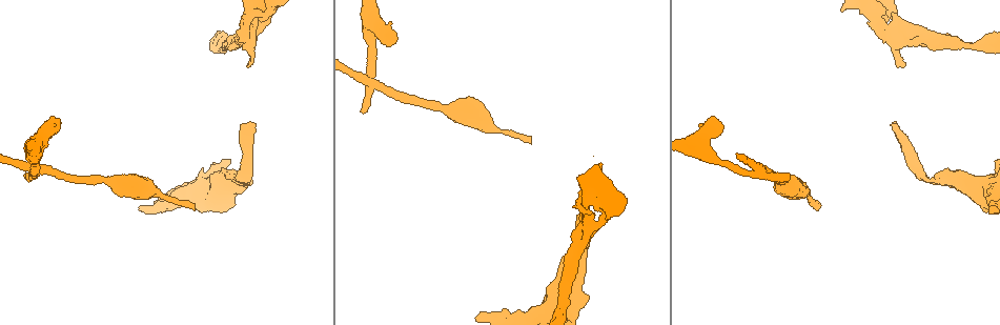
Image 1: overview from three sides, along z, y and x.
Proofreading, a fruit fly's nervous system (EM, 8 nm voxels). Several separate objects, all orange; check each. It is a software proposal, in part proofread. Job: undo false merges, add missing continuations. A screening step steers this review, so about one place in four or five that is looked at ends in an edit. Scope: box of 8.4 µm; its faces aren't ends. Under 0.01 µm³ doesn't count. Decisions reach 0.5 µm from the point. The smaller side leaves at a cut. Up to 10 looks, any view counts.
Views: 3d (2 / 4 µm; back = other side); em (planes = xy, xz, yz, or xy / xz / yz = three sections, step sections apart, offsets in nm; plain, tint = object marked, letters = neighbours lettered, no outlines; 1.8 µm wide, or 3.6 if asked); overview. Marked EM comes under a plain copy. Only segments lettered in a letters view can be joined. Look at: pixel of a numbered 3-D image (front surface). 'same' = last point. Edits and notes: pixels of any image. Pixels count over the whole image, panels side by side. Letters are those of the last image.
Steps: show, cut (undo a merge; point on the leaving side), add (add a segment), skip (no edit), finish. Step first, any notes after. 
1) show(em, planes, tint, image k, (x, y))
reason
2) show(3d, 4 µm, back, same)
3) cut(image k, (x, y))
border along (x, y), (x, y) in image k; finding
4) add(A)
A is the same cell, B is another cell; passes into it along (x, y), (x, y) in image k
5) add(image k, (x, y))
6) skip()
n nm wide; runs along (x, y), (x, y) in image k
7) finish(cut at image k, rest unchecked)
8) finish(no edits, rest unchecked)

show(3d, 4 µm, image 1, (816, 207))
branch stops here

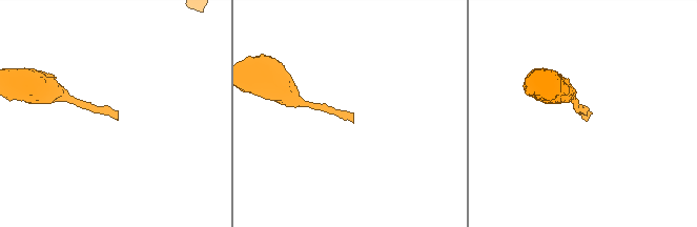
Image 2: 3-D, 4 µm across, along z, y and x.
show(em, planes, letters, image 2, (584, 118))
need the tissue

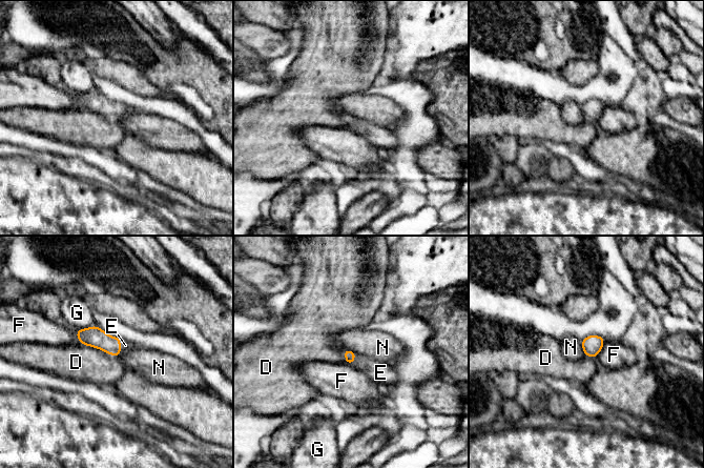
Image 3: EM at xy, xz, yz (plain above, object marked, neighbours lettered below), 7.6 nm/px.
add(E)
E is the same cell, D, F, G and N are other cells; passes into it along (94, 337), (120, 346), (125, 345) in image 3; it goes on there

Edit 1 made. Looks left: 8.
show(3d, 2 µm, image 1, (252, 124))
branch stops here

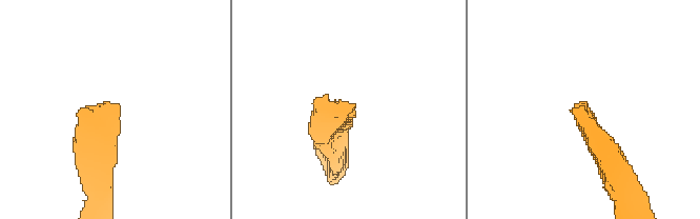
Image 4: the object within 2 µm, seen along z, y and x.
show(em, planes, letters, image 4, (578, 107))
need the tissue

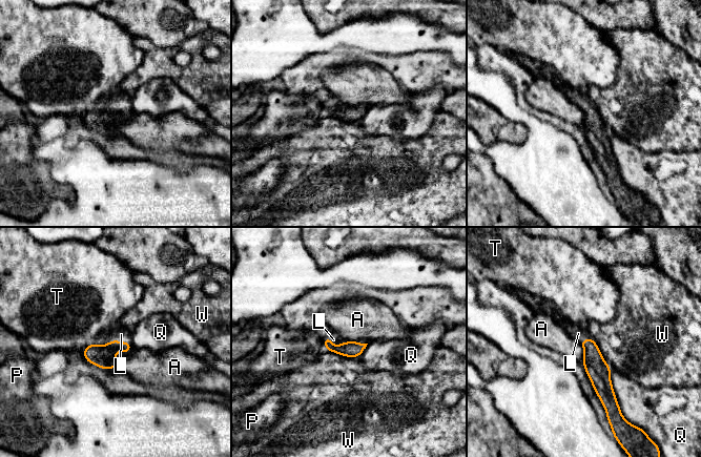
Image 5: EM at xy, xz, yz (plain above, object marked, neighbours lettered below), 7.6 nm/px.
add(L)
Q touches over 340 nm; L is the same cell, A, P, Q, T and W are other cells; the cell continues

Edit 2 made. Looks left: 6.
show(3d, 4 µm, image 1, (883, 29))
sharp bend

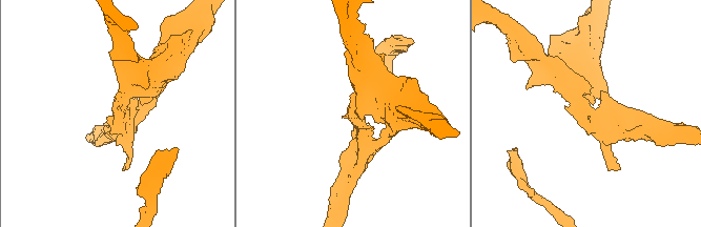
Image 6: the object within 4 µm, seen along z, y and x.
show(em, planes, letters, image 6, (120, 114))
3 arms; arms of 190, 300, 320 nm; now the EM

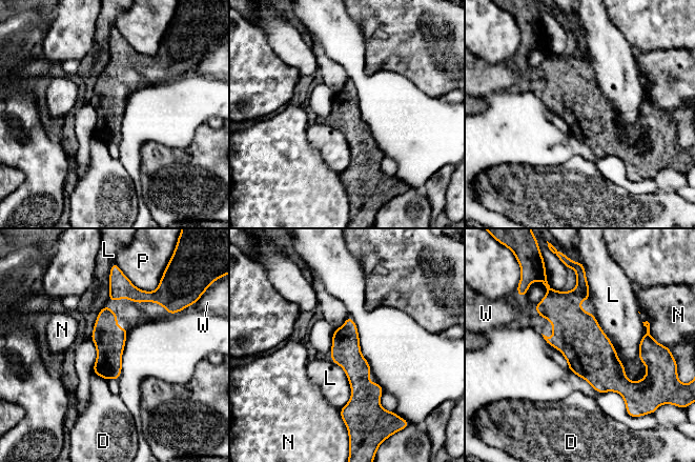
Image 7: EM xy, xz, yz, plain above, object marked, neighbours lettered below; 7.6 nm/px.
skip()
D, L, N, P and W are other cells; runs along (348, 320), (352, 409) in image 7; continuous, no second cell

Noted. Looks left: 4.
show(3d, 2 µm, image 1, (252, 183))

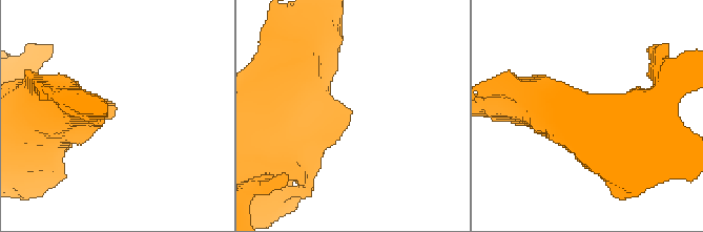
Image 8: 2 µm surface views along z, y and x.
show(em, planes, letters, image 8, (345, 121))
need the tissue

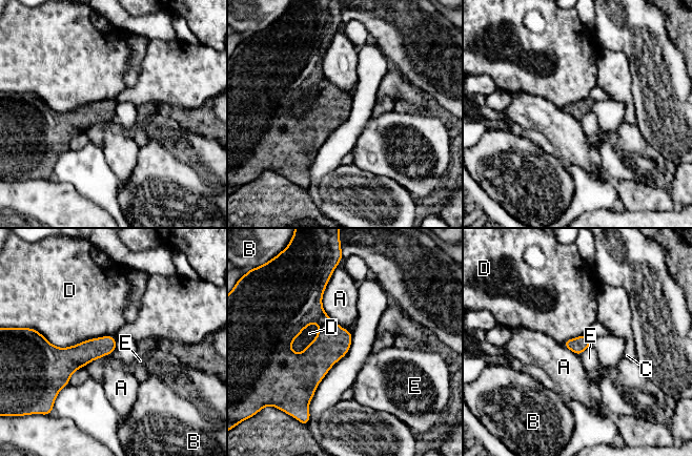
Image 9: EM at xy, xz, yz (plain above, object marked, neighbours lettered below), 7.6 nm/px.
skip()
A, B, C, D and E are other cells; border along (115, 351), (99, 358) in image 9; no lettered segment goes on from it

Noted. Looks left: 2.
finish(add at image 3, add at image 5, rest unchecked)

